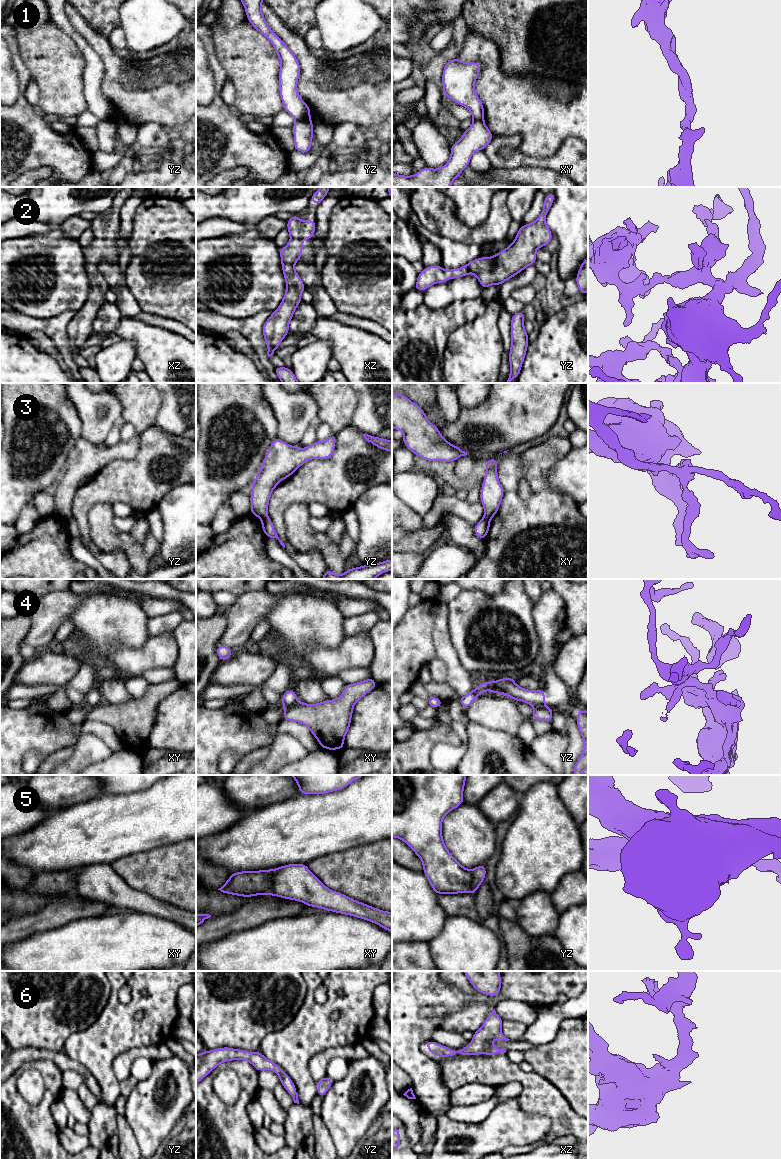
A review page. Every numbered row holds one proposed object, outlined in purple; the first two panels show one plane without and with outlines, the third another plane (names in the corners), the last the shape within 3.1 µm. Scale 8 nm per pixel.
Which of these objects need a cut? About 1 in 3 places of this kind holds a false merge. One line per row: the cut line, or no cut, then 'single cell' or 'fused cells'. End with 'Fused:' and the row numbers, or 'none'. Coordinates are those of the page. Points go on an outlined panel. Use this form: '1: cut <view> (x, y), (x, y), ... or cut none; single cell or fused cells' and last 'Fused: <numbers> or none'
1: cut yz (309, 117), (296, 120); fused cells
2: cut none; single cell
3: cut yz (267, 517), (261, 519); fused cells
4: cut xy (296, 703), (285, 709); fused cells
5: cut xy (273, 869), (271, 894); fused cells
6: cut none; single cell
Fused: 1, 3, 4, 5

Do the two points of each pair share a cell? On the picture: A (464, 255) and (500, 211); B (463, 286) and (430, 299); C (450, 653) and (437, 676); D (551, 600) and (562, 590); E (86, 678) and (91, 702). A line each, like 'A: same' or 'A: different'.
A: different
B: same
C: different
D: different
E: same

